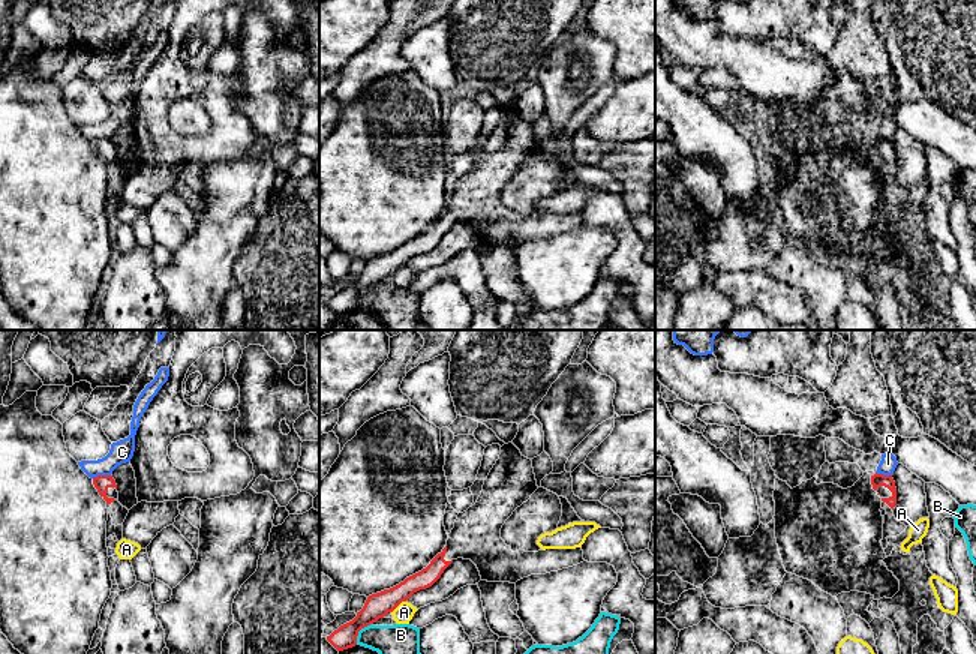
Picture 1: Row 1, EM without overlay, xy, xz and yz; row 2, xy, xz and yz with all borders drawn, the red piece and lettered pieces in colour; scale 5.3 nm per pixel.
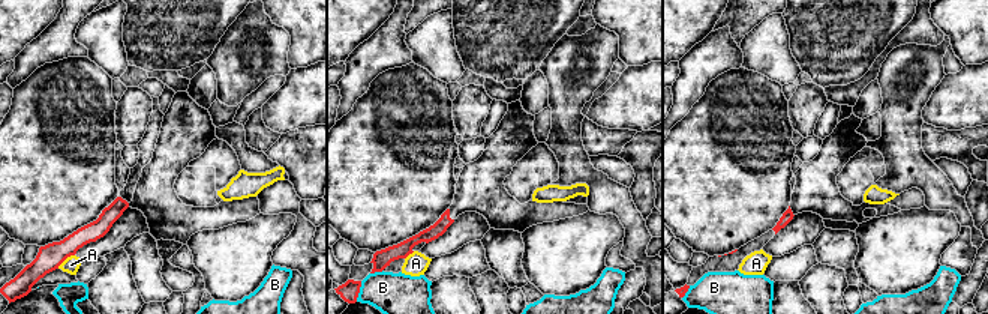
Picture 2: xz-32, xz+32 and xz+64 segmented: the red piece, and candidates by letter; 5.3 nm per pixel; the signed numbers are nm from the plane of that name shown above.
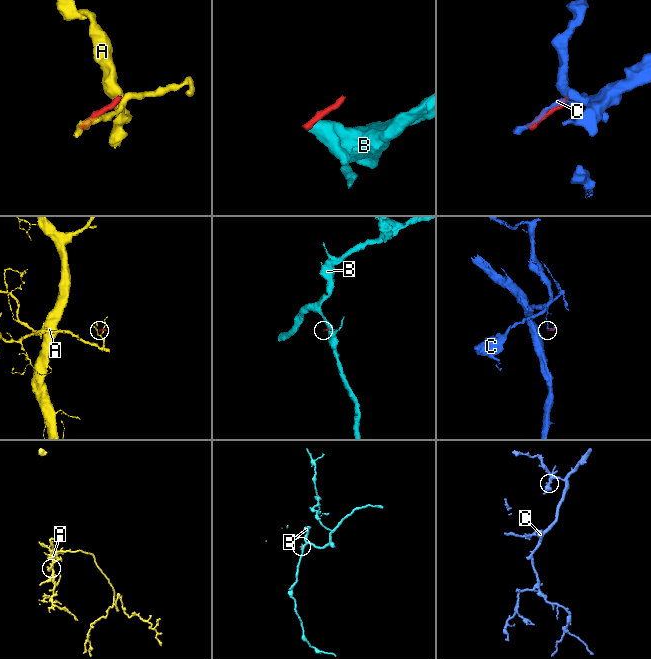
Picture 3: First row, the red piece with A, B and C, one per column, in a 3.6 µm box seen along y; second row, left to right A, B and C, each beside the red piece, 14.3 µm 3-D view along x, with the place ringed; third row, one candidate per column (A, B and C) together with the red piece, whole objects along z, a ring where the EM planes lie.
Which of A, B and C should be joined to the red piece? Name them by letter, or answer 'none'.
none

